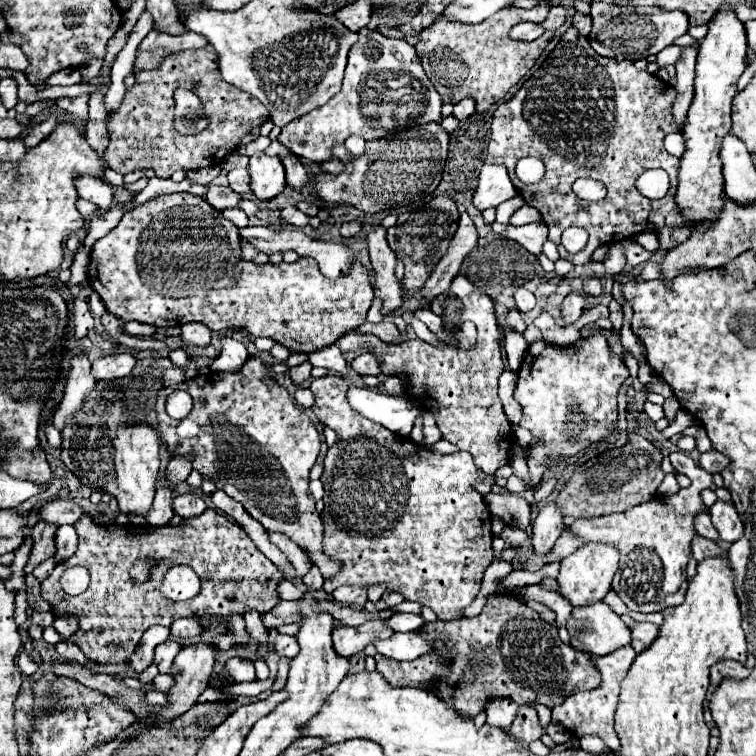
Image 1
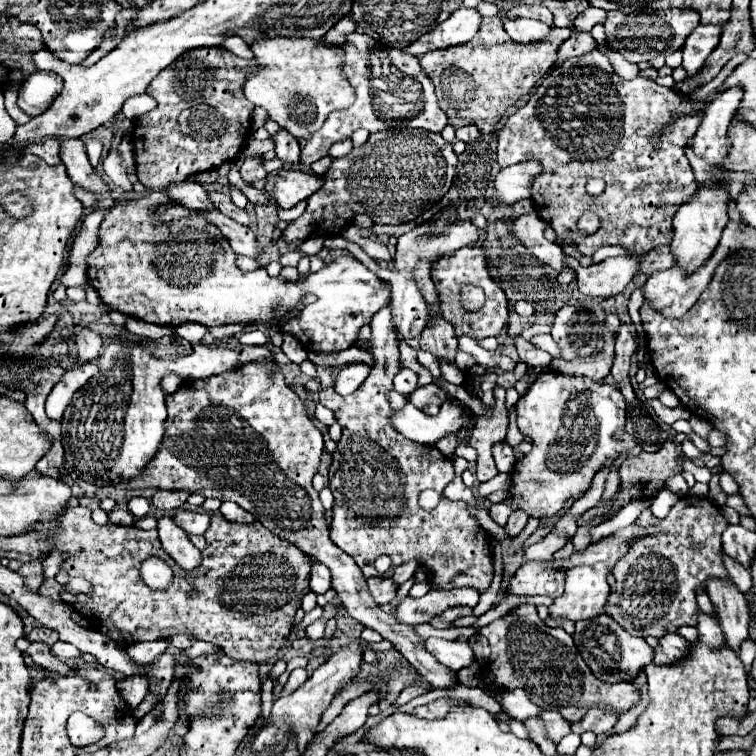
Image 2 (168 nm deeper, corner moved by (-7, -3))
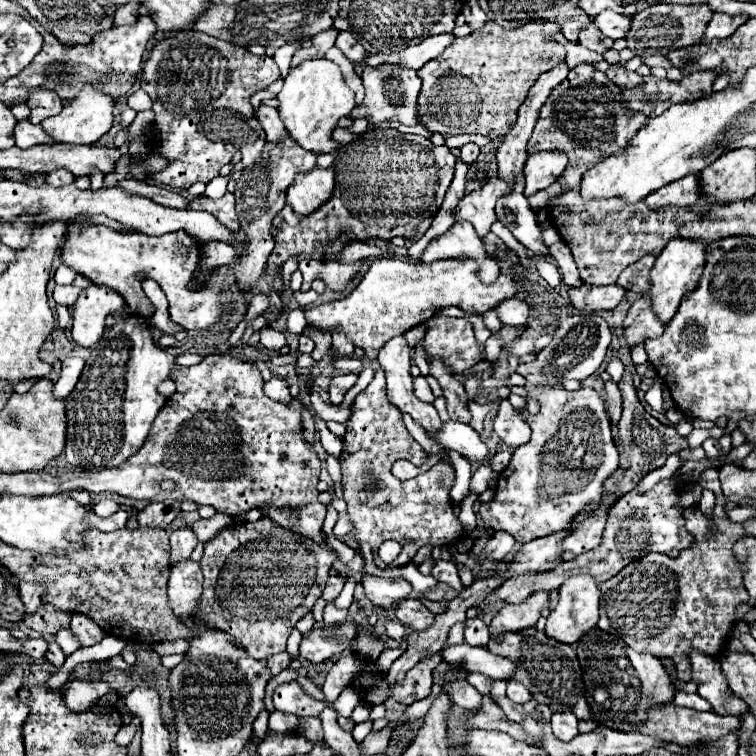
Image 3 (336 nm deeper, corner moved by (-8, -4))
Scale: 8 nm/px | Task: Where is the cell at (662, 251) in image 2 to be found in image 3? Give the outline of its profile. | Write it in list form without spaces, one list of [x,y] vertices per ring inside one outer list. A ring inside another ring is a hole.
[[[644,255],[644,259],[636,261],[634,265],[626,267],[616,285],[624,287],[626,291],[634,291],[634,293],[646,293],[648,291],[648,271],[652,269],[652,263],[654,263],[654,257],[652,255]]]

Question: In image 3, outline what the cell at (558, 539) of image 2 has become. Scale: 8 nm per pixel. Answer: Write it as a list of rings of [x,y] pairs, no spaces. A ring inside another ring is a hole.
[[[600,509],[596,511],[592,517],[588,517],[584,523],[580,523],[576,527],[576,531],[572,531],[562,547],[566,551],[572,551],[576,555],[580,553],[586,553],[586,551],[592,551],[596,549],[600,543],[602,543],[602,531],[604,531],[604,519],[608,515],[608,509]]]

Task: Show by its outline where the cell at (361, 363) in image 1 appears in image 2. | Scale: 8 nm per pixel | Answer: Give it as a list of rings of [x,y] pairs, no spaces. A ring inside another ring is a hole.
[[[361,362],[347,364],[347,366],[341,370],[341,374],[339,374],[339,378],[337,378],[337,382],[335,382],[333,388],[335,388],[341,396],[351,394],[353,390],[357,390],[357,388],[367,380],[369,372],[371,372],[371,368],[369,368],[367,364],[361,364]]]

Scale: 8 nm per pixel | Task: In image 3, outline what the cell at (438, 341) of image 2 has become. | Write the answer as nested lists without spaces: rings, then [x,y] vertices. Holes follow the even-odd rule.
[[[430,363],[430,373],[442,385],[444,399],[446,399],[446,409],[448,409],[450,419],[460,421],[460,423],[470,423],[472,415],[468,411],[468,397],[466,397],[466,391],[464,391],[462,383],[454,375],[450,375],[446,371],[444,363]]]

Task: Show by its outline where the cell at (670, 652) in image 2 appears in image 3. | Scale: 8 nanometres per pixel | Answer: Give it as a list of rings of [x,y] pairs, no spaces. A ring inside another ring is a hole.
[[[692,651],[692,679],[698,681],[698,695],[712,705],[714,713],[740,717],[748,711],[747,703],[732,695],[718,659],[708,659],[706,655]]]

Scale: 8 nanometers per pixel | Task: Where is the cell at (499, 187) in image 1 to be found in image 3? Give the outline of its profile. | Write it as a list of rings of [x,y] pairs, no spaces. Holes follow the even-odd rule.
[[[540,151],[530,155],[524,165],[524,177],[526,177],[524,195],[530,197],[540,189],[552,185],[566,169],[566,163],[568,157],[562,151]]]

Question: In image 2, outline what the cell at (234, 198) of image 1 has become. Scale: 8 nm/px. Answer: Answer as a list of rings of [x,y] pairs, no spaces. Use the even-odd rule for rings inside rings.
[[[179,182],[177,186],[169,186],[165,190],[169,190],[169,194],[175,196],[175,200],[183,202],[189,208],[199,208],[205,212],[215,210],[215,204],[209,202],[209,190],[205,190],[197,182]]]

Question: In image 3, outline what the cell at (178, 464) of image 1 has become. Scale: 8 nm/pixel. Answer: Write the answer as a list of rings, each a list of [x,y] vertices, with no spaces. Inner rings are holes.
[[[150,503],[144,507],[144,511],[138,513],[138,523],[140,527],[168,529],[178,513],[180,513],[180,503],[172,505],[170,509],[164,503]]]

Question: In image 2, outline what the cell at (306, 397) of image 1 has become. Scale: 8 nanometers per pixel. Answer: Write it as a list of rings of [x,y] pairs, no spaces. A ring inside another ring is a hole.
[[[317,402],[317,406],[315,406],[315,418],[317,418],[319,422],[323,422],[325,426],[335,424],[335,416],[333,416],[333,412],[331,412],[329,408],[323,408],[319,402]]]

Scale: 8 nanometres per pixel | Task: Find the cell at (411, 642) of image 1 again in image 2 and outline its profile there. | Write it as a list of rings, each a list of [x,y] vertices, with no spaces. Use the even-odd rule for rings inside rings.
[[[427,638],[423,642],[425,650],[429,650],[443,666],[459,672],[461,668],[469,666],[475,656],[473,650],[467,642],[457,642],[457,640],[441,640],[441,638]]]

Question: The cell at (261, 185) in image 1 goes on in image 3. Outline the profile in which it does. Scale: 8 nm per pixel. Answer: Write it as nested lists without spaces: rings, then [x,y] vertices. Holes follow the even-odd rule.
[[[312,169],[308,173],[296,175],[294,183],[288,187],[288,203],[294,213],[306,217],[320,209],[334,191],[334,169]]]

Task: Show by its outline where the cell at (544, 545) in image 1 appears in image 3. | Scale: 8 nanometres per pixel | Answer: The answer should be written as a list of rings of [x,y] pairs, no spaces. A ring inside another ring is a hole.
[[[538,591],[536,595],[528,597],[524,603],[518,605],[504,605],[490,623],[490,637],[494,641],[500,641],[504,633],[516,633],[528,627],[534,627],[540,619],[540,611],[548,607],[548,593]]]

